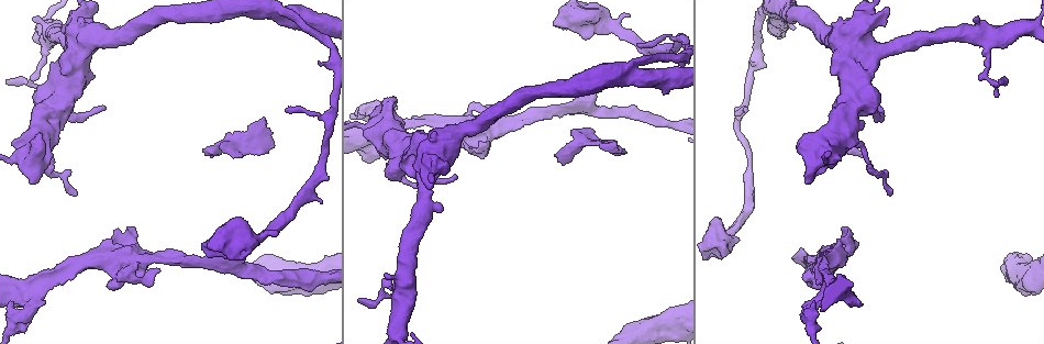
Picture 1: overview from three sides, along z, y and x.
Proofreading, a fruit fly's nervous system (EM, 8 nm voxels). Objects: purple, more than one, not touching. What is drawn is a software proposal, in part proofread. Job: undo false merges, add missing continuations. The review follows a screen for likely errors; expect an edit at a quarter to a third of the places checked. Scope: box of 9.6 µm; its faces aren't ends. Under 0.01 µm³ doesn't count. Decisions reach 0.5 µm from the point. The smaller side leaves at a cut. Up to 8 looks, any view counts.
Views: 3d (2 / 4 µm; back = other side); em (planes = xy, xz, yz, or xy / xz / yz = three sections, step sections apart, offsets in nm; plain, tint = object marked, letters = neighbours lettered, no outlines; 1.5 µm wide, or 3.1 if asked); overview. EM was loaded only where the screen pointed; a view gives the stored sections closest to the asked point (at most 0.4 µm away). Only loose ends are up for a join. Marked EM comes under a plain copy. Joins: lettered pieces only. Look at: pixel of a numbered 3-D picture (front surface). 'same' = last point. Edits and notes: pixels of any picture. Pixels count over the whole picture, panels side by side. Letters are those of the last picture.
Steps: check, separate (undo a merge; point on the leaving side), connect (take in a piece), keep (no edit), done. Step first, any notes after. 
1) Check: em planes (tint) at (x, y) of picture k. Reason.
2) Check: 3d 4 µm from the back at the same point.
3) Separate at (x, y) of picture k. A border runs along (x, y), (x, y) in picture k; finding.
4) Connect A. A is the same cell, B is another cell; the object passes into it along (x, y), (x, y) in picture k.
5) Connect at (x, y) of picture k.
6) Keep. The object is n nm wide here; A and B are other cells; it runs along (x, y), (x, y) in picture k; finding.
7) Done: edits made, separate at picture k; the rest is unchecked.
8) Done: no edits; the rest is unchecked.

Check: 3d 4 µm at (367, 162) of picture 1. Thick end.

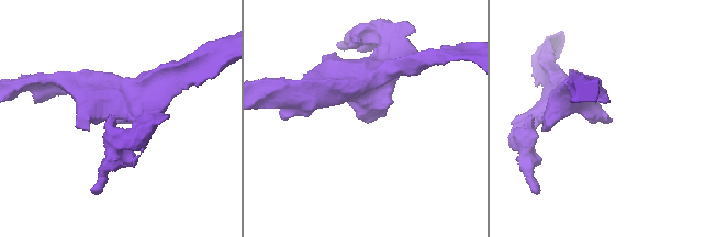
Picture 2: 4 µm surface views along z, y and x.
Check: em planes (tint) at (607, 123) of picture 2.

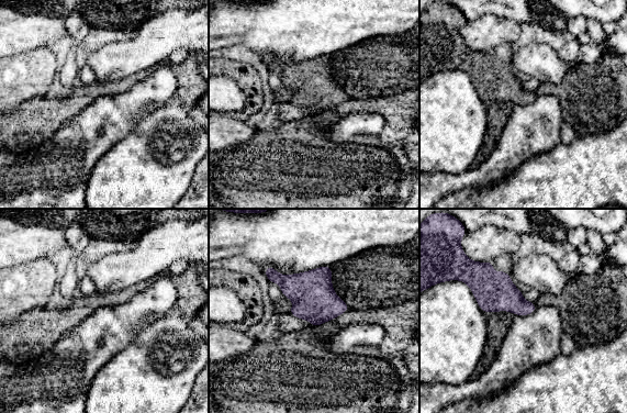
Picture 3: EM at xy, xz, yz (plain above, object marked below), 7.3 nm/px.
Check: em planes (letters) at the same point. What lies round it.

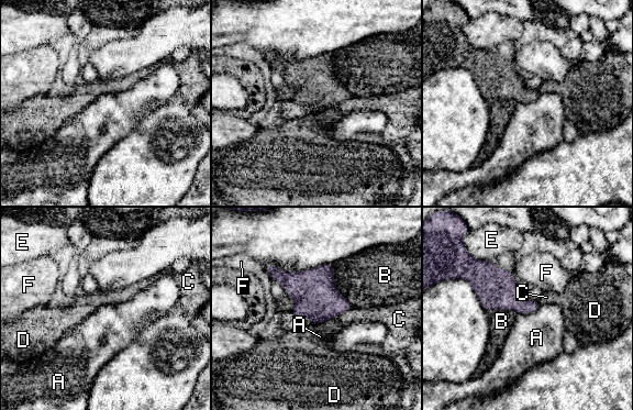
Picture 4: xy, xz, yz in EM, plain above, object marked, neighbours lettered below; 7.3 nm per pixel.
Keep. A, B, C, D, E and F are other cells; none of them fits.

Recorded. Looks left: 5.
Check: 3d 2 µm at (456, 178) of picture 1. Tapers out.

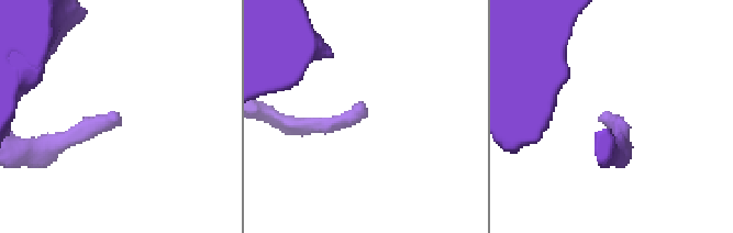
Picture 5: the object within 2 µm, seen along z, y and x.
Check: em 3.1 µm planes (letters) at (118, 114) of picture 5. Shape alone is not enough.

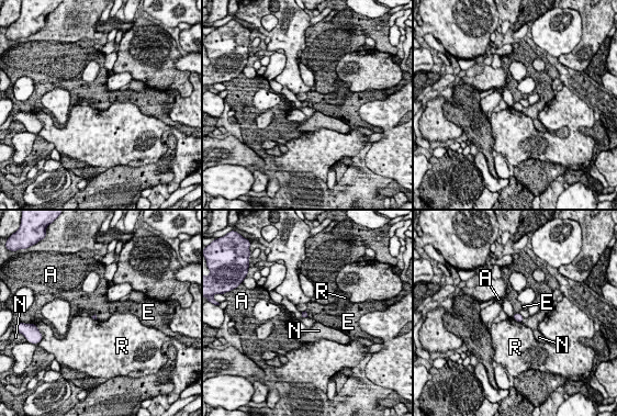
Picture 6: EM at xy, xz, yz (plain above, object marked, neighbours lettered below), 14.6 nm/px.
Keep. A, E, N and R are other cells; none of them fits.

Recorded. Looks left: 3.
Check: 3d 4 µm from the back at (210, 156) of picture 1. An open end.

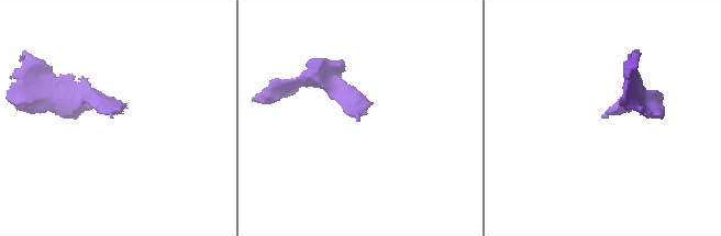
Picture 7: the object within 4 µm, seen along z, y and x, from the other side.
Check: em planes (letters) at (113, 118) of picture 7.

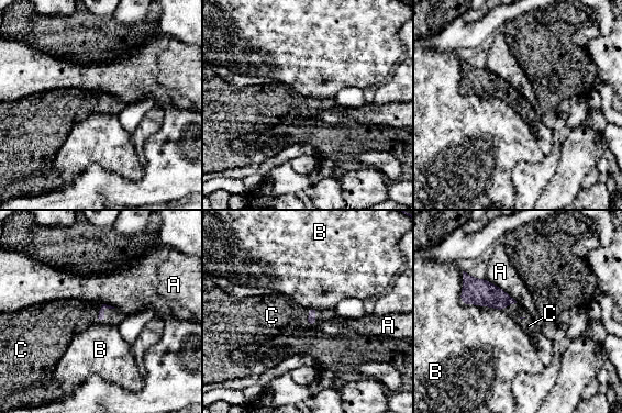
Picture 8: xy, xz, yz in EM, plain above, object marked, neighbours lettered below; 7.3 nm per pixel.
Connect C. C is the same cell, A and B are other cells; the neuron continues.

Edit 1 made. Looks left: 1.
Done: edits made, connect at picture 8; the rest is unchecked.

